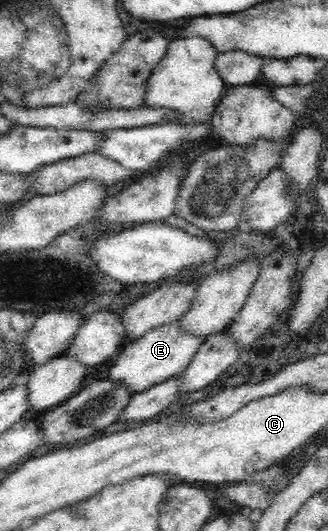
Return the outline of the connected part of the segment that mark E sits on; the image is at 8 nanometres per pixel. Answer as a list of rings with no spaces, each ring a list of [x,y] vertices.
[[[179,321],[155,327],[143,337],[124,344],[119,351],[119,356],[110,367],[106,379],[125,384],[135,394],[145,391],[151,386],[183,373],[204,341],[205,337],[197,337],[192,333],[182,331]]]

